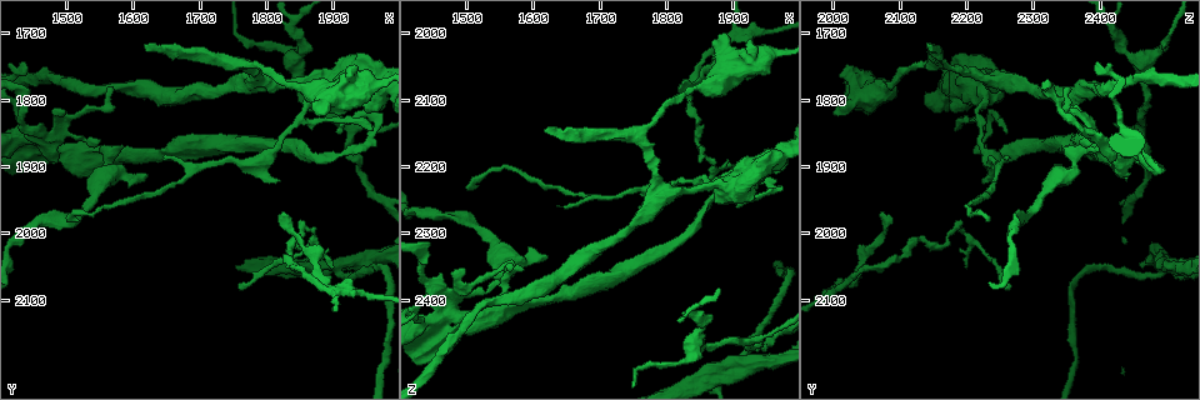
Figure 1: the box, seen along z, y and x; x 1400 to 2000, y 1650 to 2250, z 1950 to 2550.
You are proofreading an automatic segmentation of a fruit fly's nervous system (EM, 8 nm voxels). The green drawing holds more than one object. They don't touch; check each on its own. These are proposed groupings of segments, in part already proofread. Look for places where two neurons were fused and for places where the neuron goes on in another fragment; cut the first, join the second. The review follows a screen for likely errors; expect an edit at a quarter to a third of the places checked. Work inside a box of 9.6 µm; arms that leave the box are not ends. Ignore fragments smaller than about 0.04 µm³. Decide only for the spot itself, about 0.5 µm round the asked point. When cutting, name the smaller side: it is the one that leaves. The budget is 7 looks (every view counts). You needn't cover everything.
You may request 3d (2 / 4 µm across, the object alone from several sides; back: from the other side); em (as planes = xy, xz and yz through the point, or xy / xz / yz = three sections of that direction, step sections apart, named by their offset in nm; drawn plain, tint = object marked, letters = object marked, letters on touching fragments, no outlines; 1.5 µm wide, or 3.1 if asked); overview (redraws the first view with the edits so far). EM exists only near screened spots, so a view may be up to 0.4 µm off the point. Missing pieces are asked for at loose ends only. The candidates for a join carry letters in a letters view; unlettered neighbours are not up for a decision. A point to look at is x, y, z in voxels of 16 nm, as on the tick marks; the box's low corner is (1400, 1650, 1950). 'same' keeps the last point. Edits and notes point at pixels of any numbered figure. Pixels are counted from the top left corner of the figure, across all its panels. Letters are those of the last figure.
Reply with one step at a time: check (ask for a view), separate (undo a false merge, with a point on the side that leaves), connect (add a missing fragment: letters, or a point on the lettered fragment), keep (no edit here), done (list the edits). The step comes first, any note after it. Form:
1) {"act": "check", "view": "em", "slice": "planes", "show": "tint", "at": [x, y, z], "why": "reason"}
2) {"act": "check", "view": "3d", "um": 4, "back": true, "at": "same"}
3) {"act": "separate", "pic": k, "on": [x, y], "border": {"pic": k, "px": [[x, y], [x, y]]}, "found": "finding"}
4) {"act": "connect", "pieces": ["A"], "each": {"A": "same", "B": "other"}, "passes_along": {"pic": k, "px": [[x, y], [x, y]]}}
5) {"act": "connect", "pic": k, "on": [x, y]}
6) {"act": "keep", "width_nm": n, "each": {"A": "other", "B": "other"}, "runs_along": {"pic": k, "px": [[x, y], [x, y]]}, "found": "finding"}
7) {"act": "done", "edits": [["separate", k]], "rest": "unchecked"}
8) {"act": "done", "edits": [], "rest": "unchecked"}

{"act": "check", "view": "3d", "um": 2, "at": [1675, 1870, 2380], "why": "sudden change in width"}

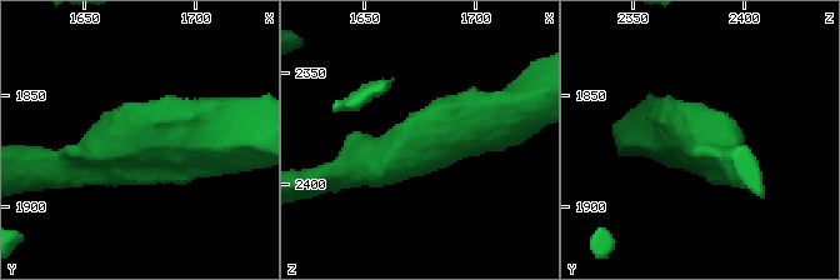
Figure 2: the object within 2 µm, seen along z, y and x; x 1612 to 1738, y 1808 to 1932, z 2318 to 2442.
{"act": "check", "view": "em", "slice": "planes", "show": "tint", "at": [1677, 1869, 2380], "arm_widths_nm": [190, 380]}

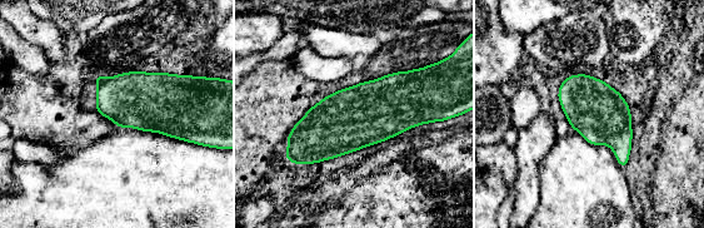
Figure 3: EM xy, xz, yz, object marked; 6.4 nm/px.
{"act": "check", "view": "em", "slice": "planes", "show": "letters", "at": "same", "why": "what lies round it"}

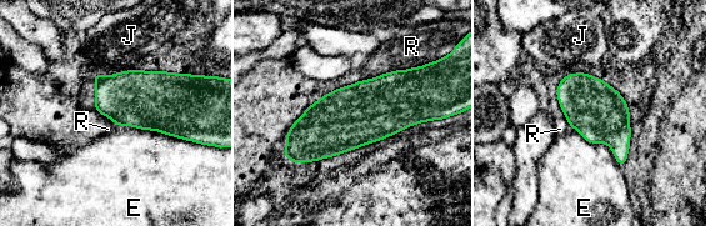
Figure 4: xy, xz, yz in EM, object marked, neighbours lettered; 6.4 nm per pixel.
{"act": "keep", "longest_contact_nm": ["E", 500], "each": {"E": "other", "J": "other", "R": "other"}, "border": {"pic": 4, "px": [[116, 125], [158, 130], [191, 141]]}, "found": "one neuron here"}

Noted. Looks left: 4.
{"act": "check", "view": "3d", "um": 4, "back": true, "at": [1615, 1725, 2150], "why": "free end"}

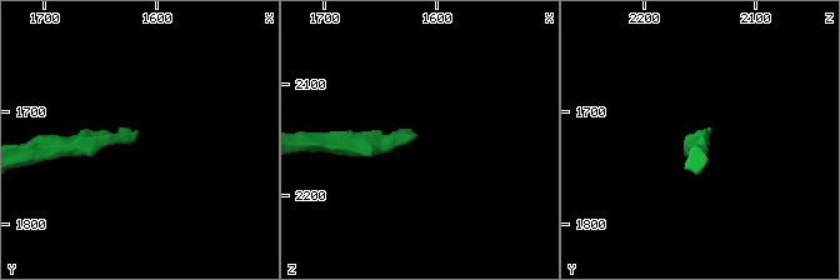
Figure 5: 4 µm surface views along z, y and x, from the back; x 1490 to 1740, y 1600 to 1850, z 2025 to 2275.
{"act": "check", "view": "em", "slice": "planes", "show": "letters", "at": [1616, 1726, 2144]}

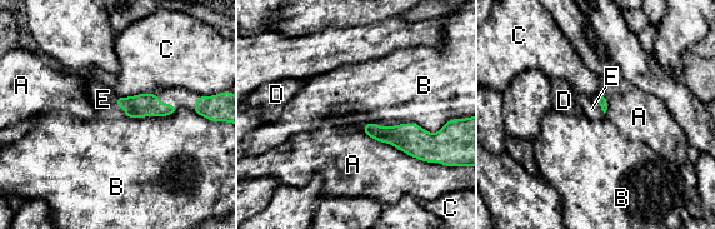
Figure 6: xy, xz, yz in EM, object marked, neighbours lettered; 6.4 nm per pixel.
{"act": "connect", "pic": 6, "on": [103, 99], "each": {"A": "other", "B": "other", "C": "other", "D": "other", "E": "same"}, "passes_along": {"pic": 6, "px": [[141, 105], [119, 105], [103, 99]]}, "found": "the neuron continues"}

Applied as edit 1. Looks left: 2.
{"act": "check", "view": "em", "slice": "planes", "show": "plain", "at": [1755, 2085, 2265]}

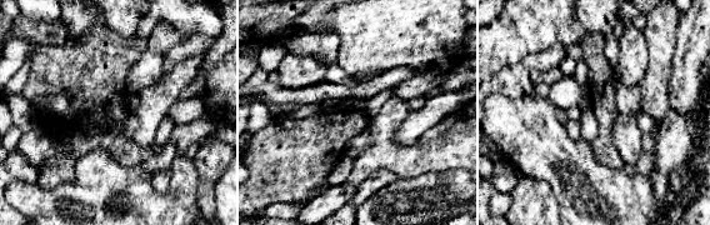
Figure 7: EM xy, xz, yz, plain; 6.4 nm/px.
{"act": "check", "view": "em", "slice": "planes", "show": "letters", "at": "same", "why": "see the neighbours"}

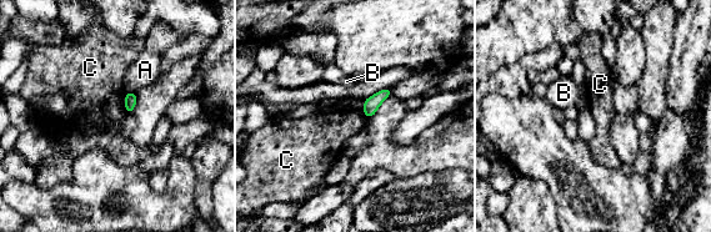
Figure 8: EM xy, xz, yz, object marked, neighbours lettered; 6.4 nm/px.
{"act": "keep", "each": {"A": "other", "B": "other", "C": "other"}, "border": {"pic": 8, "px": [[125, 92], [126, 114]]}, "found": "no lettered fragment goes on from it"}

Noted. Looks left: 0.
{"act": "done", "edits": [["connect", 6]], "rest": "unchecked"}

